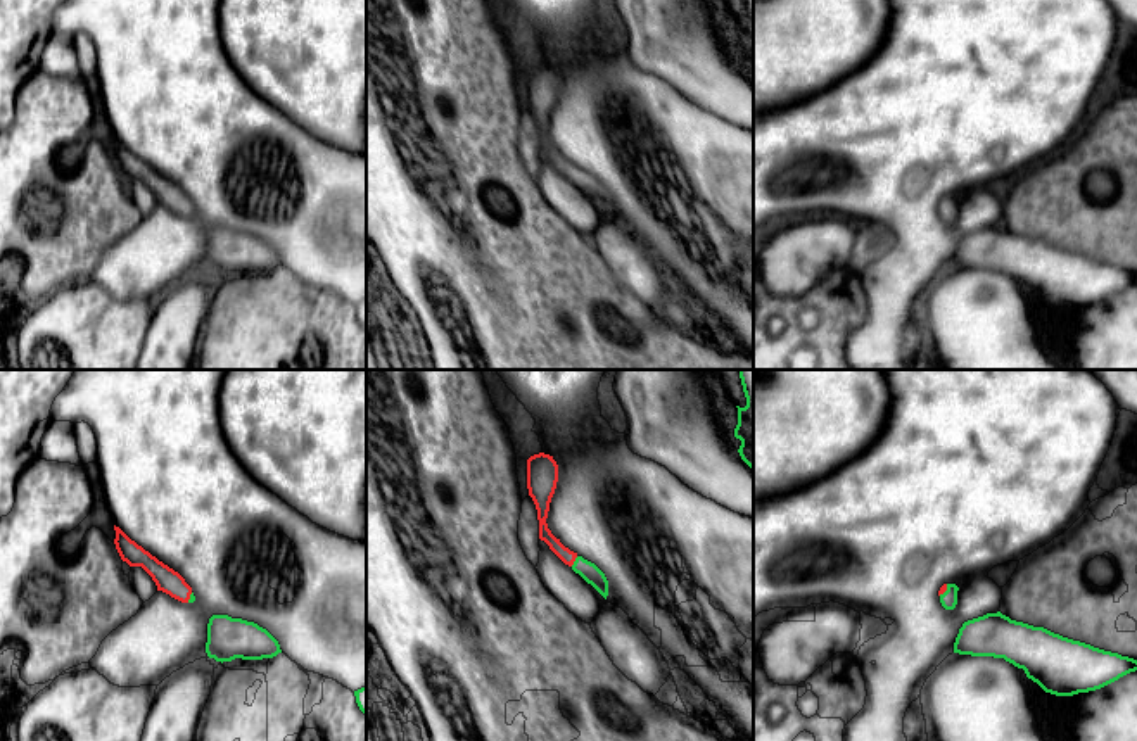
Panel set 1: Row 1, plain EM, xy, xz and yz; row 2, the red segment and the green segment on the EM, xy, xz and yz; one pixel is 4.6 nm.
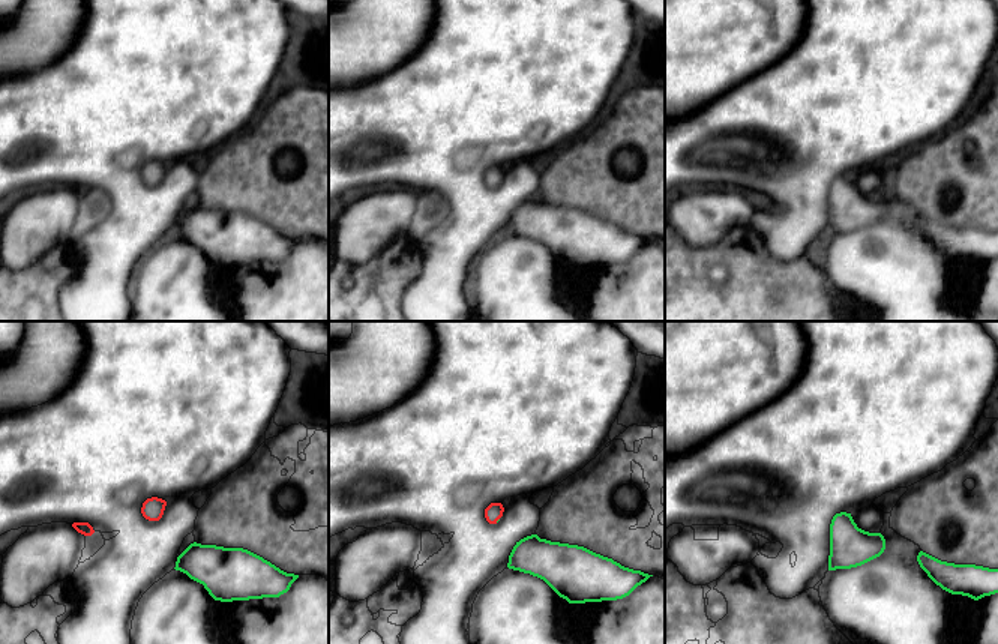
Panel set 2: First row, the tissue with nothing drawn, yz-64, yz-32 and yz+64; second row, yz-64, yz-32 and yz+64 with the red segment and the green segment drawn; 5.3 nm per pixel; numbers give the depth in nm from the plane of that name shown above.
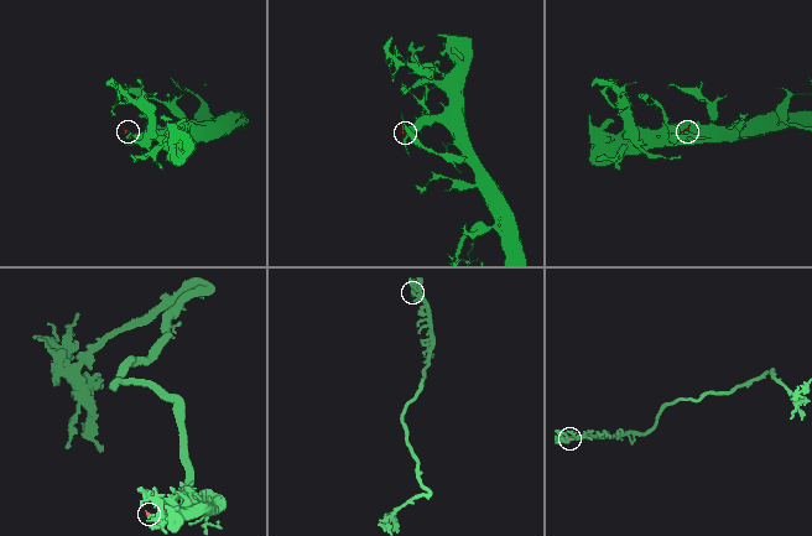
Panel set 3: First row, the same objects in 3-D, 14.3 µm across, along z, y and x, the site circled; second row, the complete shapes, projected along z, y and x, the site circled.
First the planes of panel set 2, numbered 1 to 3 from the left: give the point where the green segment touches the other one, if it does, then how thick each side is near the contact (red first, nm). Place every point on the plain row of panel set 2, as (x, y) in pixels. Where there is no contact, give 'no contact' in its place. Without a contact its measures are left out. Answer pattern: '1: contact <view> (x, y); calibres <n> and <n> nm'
1: no contact
2: contact yz-32 (497, 183); calibres 90 and 20 nm
3: no contact

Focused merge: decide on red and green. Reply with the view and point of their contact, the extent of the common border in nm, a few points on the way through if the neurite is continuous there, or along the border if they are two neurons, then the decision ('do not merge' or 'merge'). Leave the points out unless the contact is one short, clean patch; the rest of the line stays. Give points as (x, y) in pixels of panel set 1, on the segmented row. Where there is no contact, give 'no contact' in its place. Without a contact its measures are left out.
contact xz (574, 560); length 60 nm; way xz (565, 555), (574, 560), (590, 572); merge

